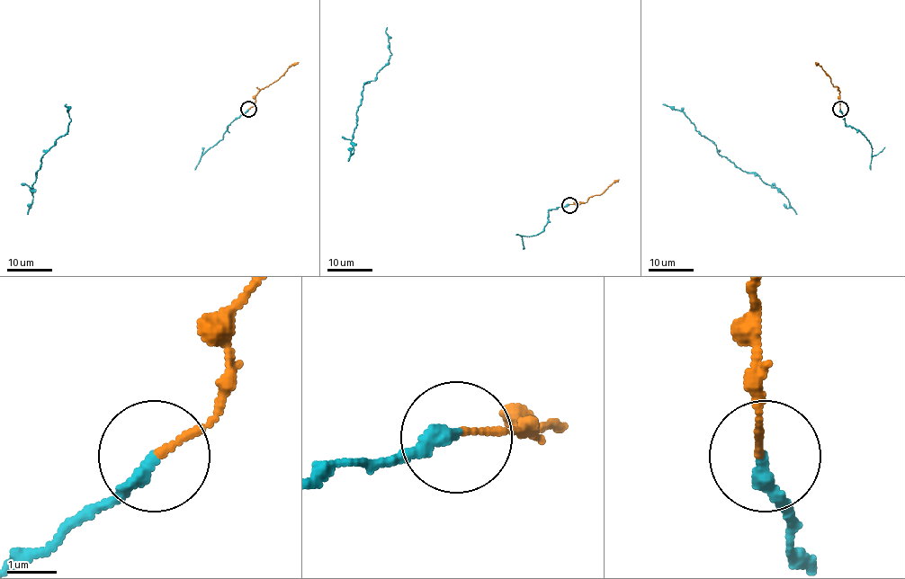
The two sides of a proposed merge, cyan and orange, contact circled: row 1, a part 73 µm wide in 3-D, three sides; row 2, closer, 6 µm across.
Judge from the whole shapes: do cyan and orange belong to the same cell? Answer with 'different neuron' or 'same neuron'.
different neuron

